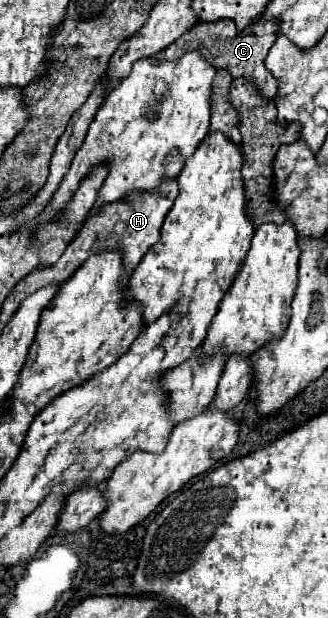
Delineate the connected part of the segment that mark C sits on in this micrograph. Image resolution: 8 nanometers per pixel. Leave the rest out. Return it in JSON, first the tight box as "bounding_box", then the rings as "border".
{"bounding_box":[154,18,280,98],"border":[[[276,18],[274,20],[256,20],[254,24],[246,26],[244,30],[238,30],[232,20],[216,20],[216,22],[202,22],[202,24],[198,22],[186,34],[182,34],[176,42],[172,42],[166,48],[166,52],[156,54],[154,58],[176,60],[188,48],[200,48],[200,52],[204,52],[204,56],[208,60],[212,60],[212,64],[216,64],[216,68],[228,68],[234,78],[240,78],[240,76],[254,78],[260,88],[260,94],[266,98],[274,98],[278,92],[278,78],[272,76],[272,72],[268,72],[268,68],[264,66],[264,58],[278,36],[278,26],[280,24],[276,24]]]}

